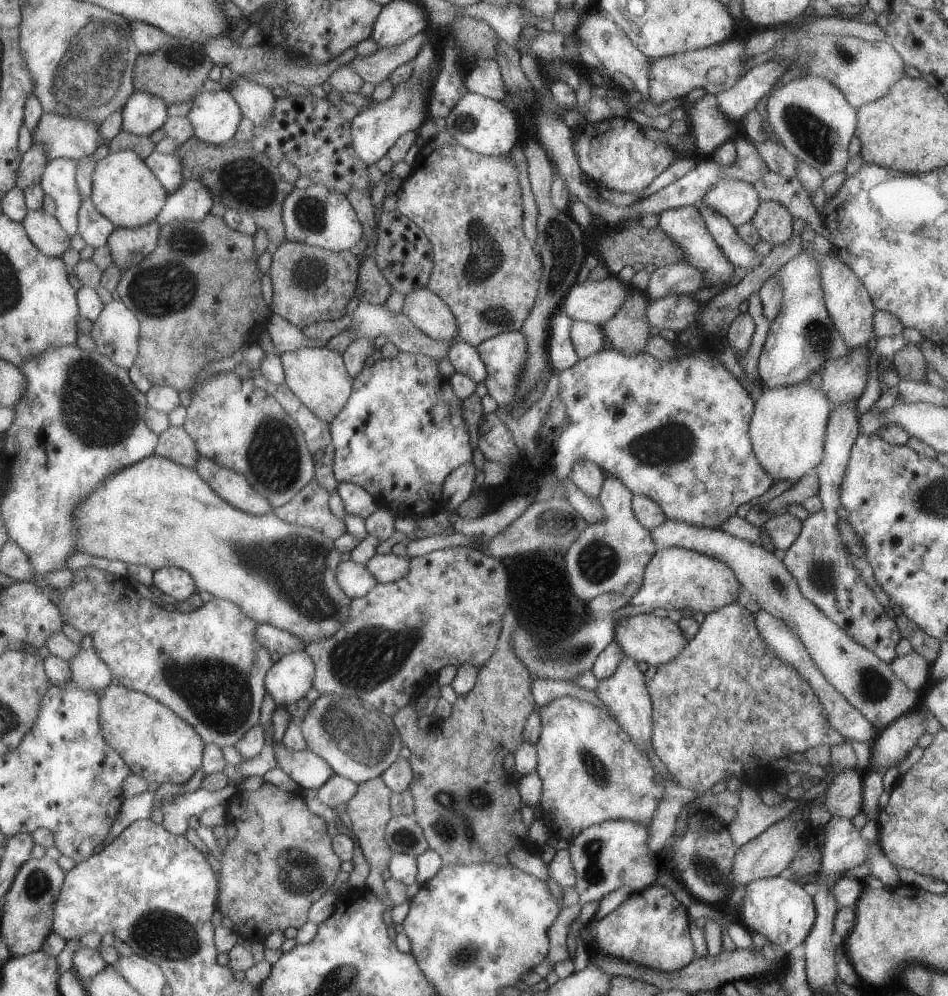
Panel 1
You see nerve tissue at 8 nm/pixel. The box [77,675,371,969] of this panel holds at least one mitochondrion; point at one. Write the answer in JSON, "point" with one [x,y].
{"point":[165,934]}

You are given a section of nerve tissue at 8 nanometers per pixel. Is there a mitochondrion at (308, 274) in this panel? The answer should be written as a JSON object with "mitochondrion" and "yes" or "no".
{"mitochondrion":"yes"}

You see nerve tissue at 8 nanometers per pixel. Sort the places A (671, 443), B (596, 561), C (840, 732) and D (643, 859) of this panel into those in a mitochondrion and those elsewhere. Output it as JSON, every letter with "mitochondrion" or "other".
{"A":"mitochondrion","B":"mitochondrion","C":"other","D":"other"}

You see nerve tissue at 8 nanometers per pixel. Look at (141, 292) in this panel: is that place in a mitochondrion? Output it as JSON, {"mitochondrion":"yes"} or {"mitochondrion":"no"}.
{"mitochondrion":"yes"}

